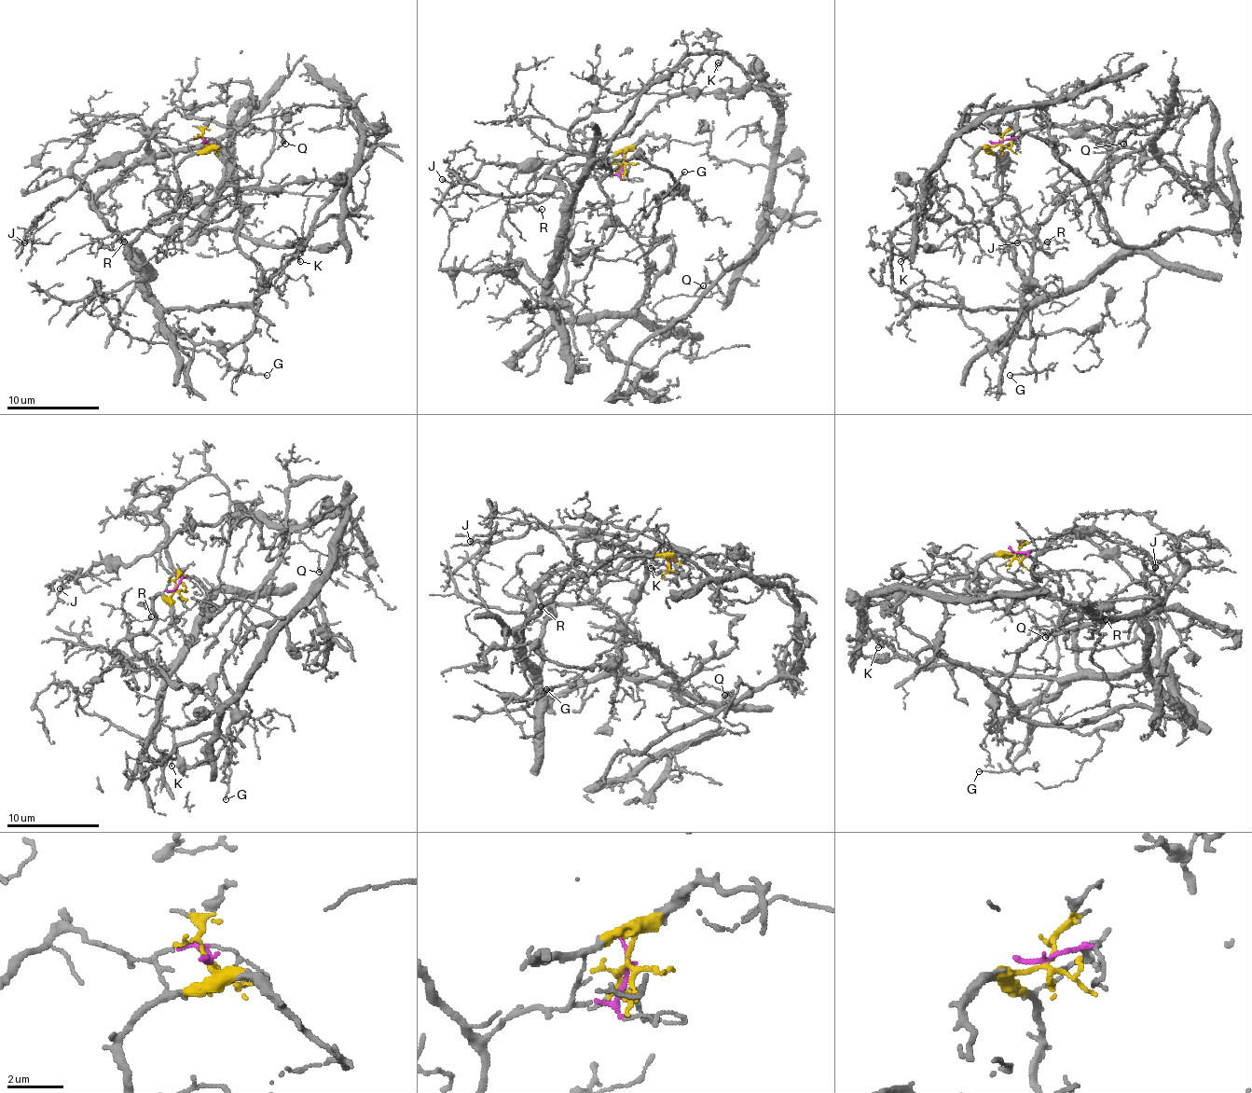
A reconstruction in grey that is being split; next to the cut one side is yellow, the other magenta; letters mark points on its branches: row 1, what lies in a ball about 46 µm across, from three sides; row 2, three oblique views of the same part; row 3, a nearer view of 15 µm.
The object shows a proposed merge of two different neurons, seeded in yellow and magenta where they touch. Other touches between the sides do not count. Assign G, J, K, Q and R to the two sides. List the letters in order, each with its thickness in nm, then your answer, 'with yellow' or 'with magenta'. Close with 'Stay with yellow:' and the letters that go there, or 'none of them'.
G: calibre 100 nm; with magenta
J: calibre 140 nm; with magenta
K: calibre 120 nm; with yellow
Q: calibre 130 nm; with magenta
R: calibre 160 nm; with yellow
Stay with yellow: K, R

